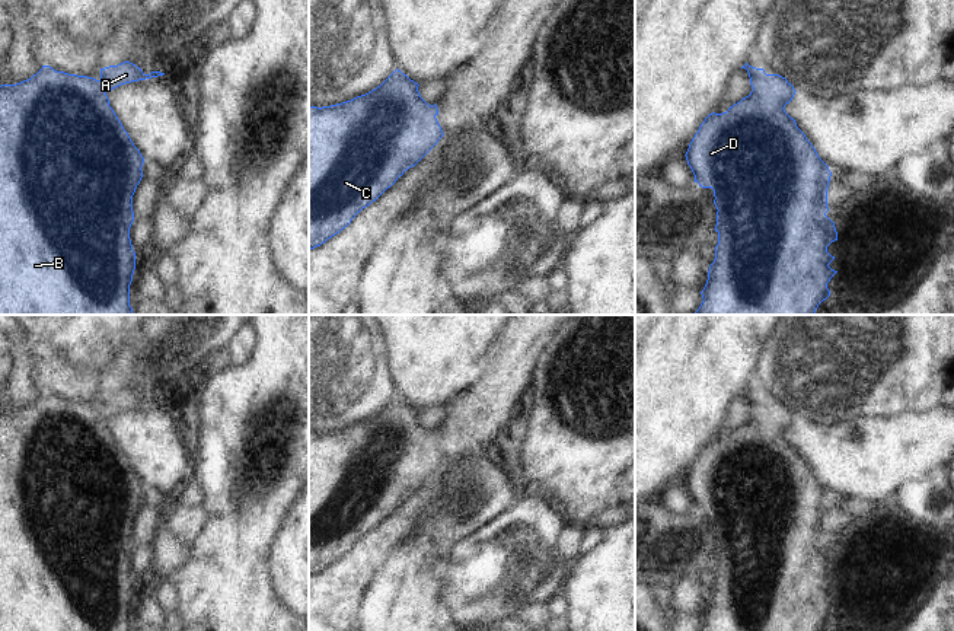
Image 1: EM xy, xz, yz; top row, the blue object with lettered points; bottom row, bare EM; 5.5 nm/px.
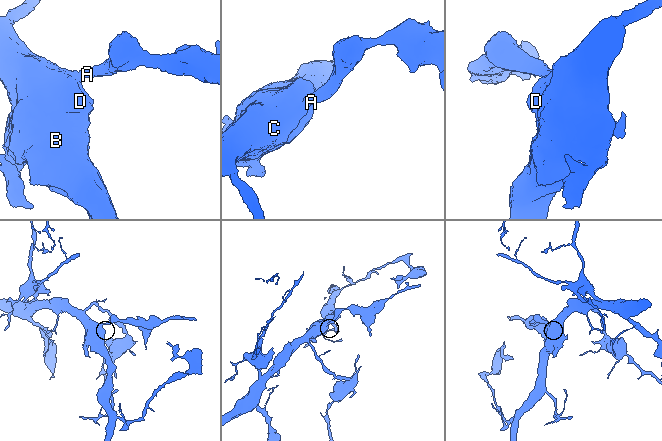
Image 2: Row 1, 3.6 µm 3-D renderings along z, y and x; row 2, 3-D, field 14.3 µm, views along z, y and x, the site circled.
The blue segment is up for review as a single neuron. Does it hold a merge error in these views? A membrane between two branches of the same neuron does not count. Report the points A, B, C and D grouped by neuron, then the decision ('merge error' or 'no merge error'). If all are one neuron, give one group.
A B C D | no merge error

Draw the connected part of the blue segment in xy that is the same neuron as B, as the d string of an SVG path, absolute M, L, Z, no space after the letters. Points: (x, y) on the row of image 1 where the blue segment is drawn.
M130 61L100 68L99 80L42 66L28 80L0 86L0 315L133 315L131 204L144 157L109 106L106 93L163 74L144 74Z

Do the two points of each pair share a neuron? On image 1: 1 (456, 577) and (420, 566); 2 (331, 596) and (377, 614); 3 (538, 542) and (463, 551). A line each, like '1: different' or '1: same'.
1: different
2: different
3: same

